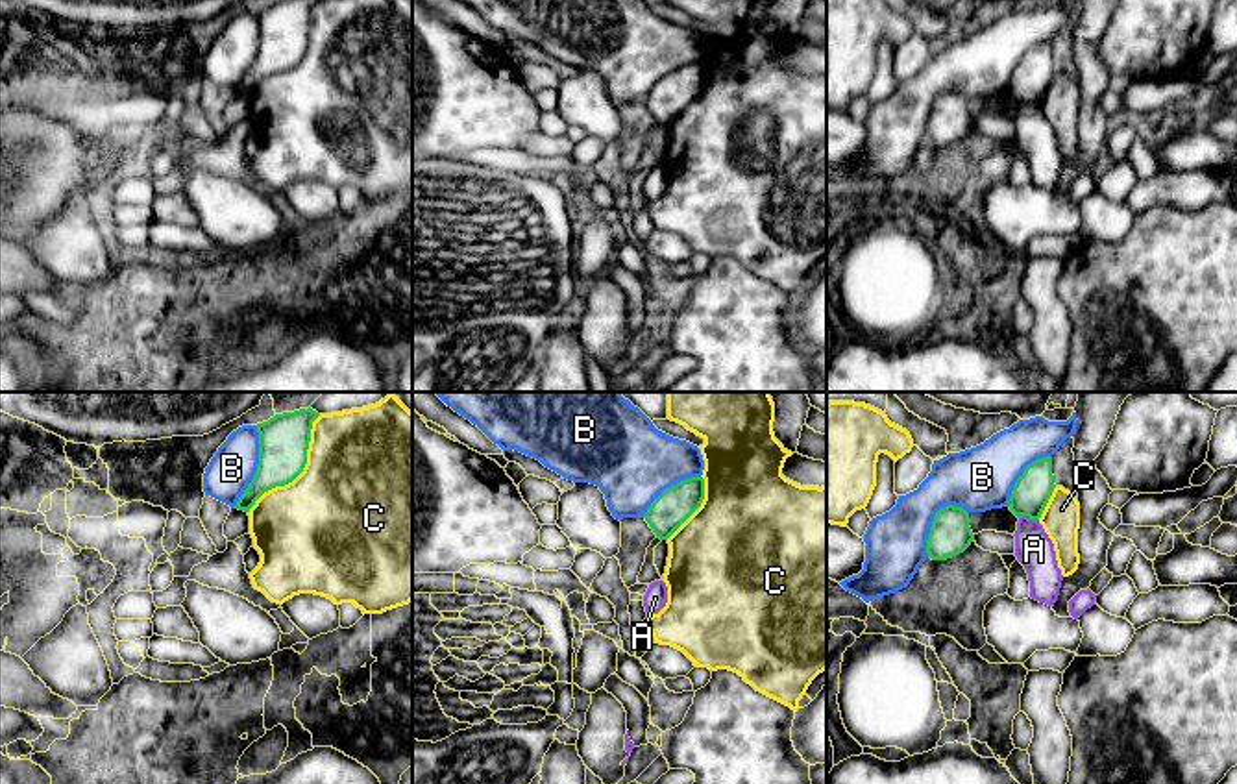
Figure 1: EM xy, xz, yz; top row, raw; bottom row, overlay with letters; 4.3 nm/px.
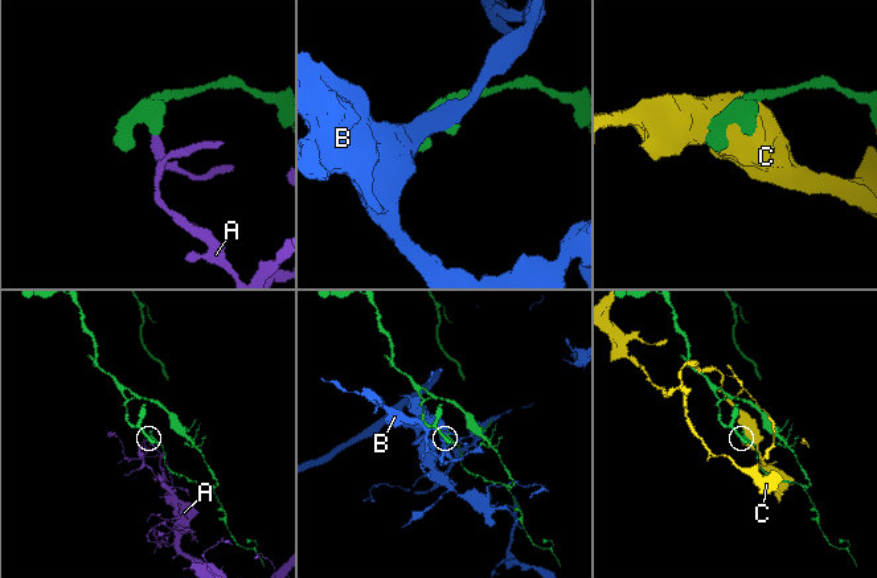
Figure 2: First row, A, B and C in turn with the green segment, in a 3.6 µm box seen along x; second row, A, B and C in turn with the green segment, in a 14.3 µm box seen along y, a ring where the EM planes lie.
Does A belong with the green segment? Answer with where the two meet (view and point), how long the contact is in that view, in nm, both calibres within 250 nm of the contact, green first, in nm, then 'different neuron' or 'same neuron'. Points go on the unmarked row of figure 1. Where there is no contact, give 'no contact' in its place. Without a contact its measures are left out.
yz (1028, 102) | 90 nm | 160/170 nm | different neuron

